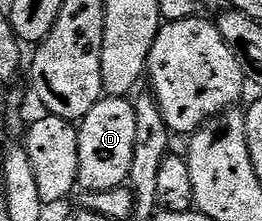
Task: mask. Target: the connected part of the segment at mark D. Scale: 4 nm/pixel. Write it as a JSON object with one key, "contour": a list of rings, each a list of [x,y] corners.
{"contour":[[[104,96],[78,124],[78,184],[85,193],[105,192],[127,185],[130,166],[134,162],[136,119],[133,101],[122,96]]]}

